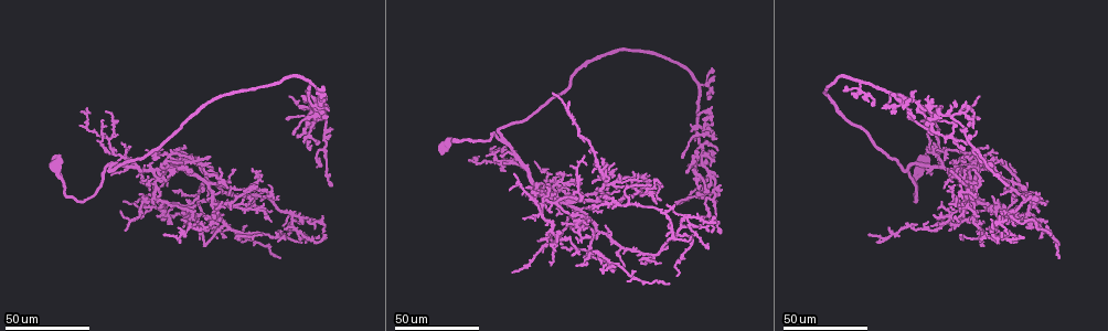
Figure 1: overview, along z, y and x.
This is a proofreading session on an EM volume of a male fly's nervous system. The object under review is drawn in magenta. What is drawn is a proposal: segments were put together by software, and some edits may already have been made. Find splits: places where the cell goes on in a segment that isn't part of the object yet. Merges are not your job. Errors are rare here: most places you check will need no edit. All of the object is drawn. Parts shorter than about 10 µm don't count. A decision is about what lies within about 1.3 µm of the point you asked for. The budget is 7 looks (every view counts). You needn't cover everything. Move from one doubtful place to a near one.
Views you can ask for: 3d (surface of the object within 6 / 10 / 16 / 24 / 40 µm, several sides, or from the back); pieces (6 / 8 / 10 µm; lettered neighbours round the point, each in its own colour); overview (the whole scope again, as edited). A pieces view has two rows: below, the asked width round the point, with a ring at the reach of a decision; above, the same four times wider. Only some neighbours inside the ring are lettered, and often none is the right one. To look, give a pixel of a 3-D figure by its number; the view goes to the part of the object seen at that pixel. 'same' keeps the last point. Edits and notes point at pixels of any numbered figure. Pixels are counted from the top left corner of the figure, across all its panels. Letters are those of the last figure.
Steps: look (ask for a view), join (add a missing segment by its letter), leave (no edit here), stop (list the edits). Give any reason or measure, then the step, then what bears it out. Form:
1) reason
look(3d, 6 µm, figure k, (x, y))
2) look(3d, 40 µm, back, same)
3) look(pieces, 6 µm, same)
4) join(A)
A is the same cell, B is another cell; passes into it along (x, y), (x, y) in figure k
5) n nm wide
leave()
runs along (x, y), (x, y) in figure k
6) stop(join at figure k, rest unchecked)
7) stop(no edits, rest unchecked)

branch stops here
look(3d, 40 µm, figure 1, (570, 100))

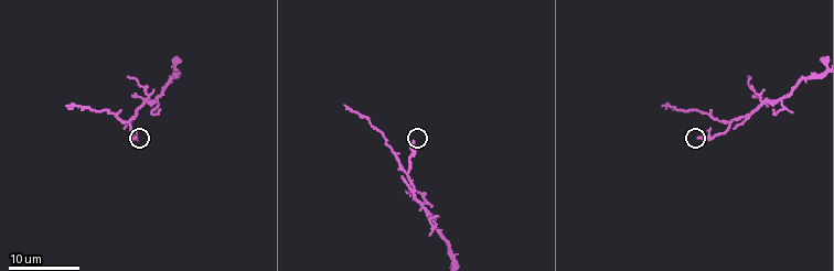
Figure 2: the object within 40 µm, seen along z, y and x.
look(pieces, 6 µm, figure 2, (700, 136))

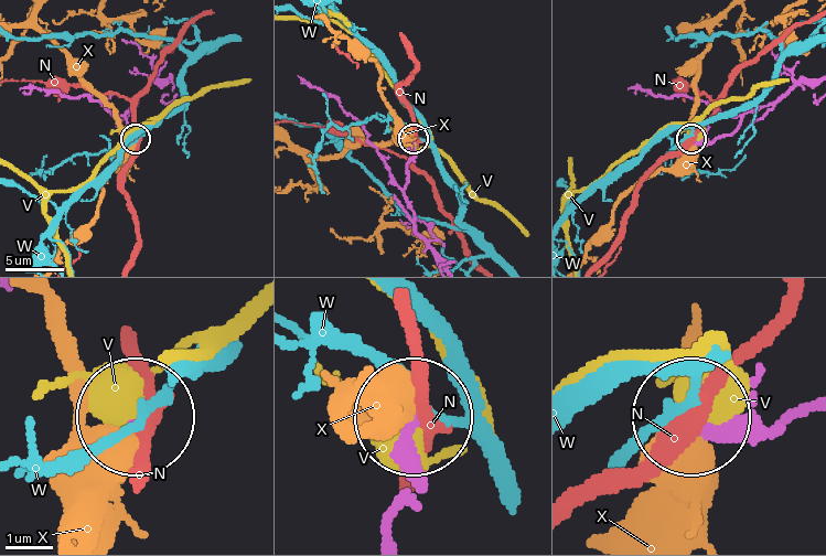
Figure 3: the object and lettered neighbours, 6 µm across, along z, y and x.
leave()
N, V, W and X are other cells; no lettered segment goes on from it

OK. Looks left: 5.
branch stops here
look(3d, 40 µm, figure 1, (563, 247))

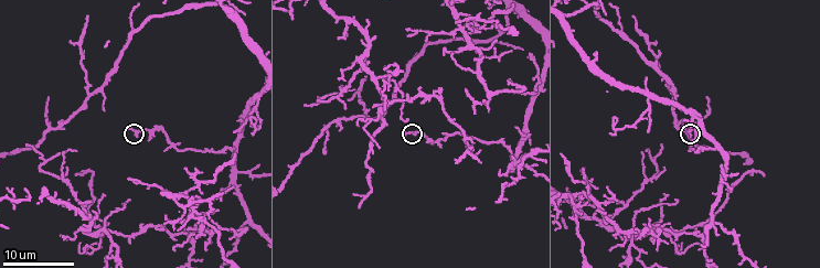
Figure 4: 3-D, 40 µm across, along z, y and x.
look(pieces, 6 µm, figure 4, (407, 133))

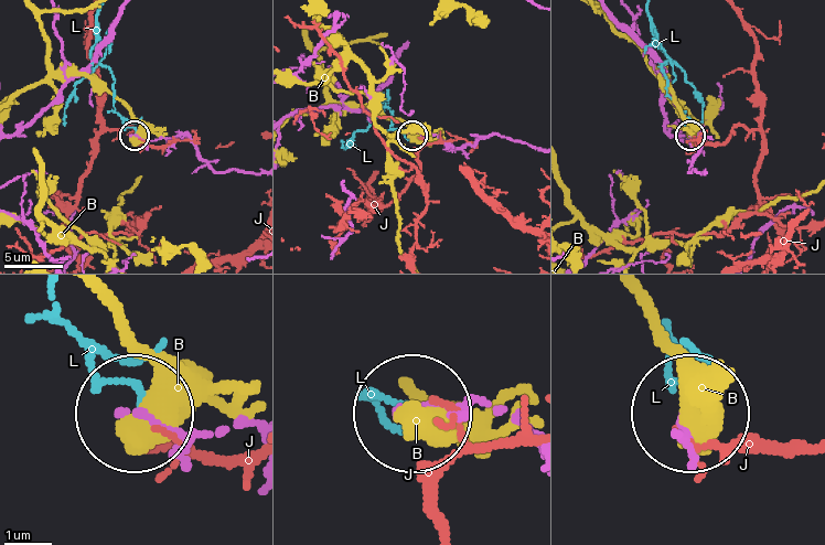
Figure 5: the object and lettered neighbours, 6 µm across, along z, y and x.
leave()
B, J and L are other cells; no lettered segment goes on from it

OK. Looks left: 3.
end of a long branch
look(3d, 24 µm, figure 1, (331, 184))

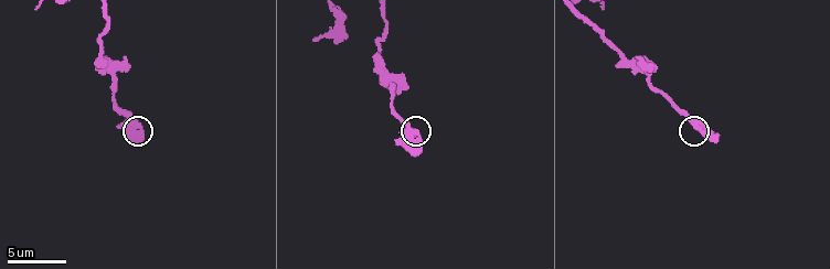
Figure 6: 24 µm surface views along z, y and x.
see the neighbours
look(pieces, 6 µm, figure 6, (716, 138))

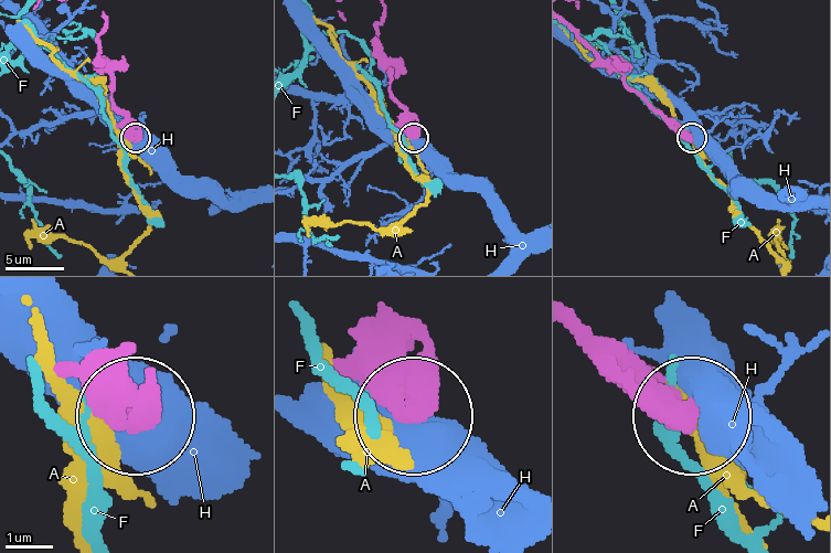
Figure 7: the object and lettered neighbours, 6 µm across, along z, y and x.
leave()
A, F and H are other cells; runs along (103, 359), (135, 414) in figure 7; no lettered segment goes on from it

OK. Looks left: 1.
stop(no edits, rest unchecked)

